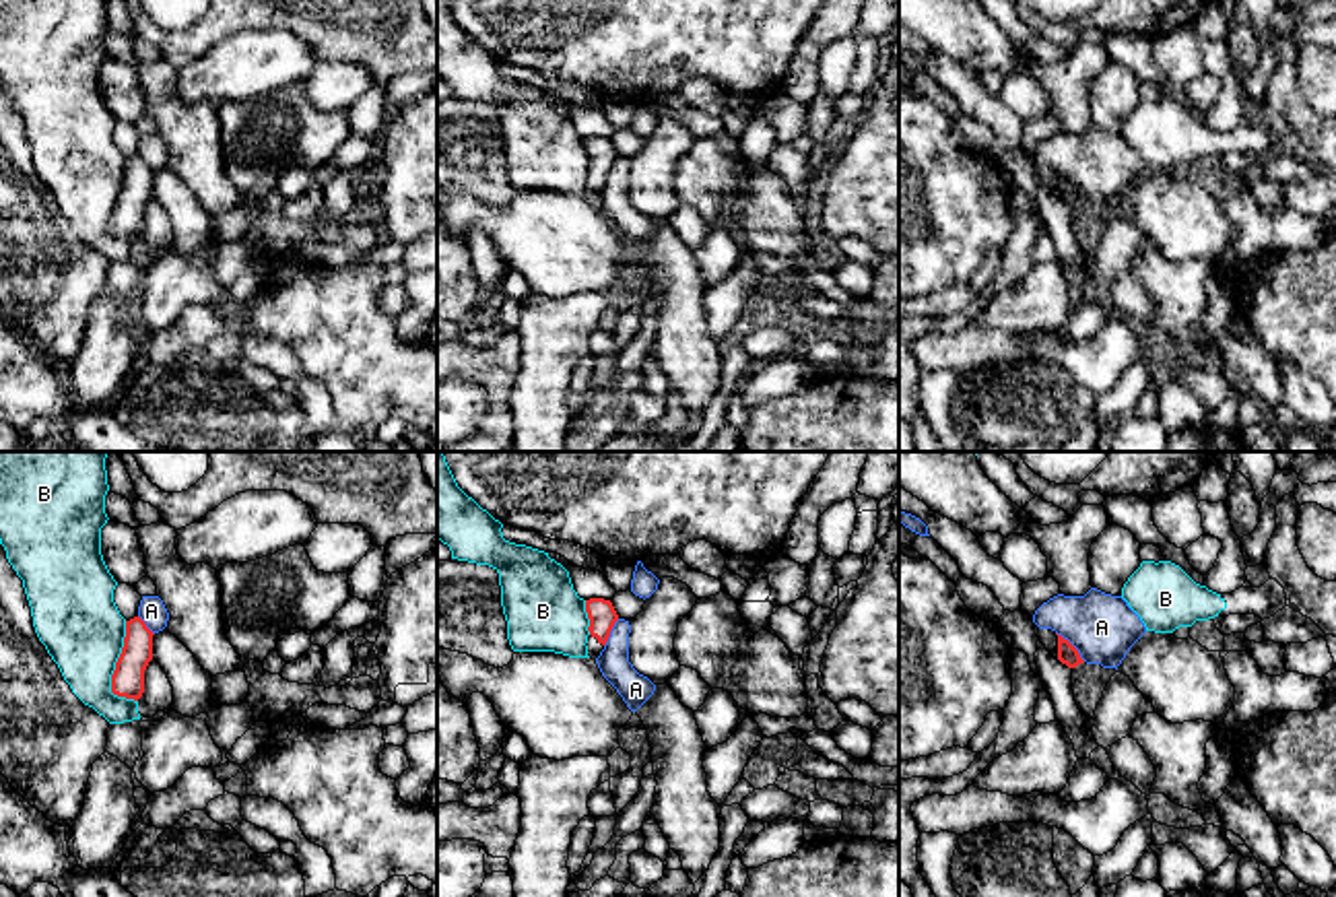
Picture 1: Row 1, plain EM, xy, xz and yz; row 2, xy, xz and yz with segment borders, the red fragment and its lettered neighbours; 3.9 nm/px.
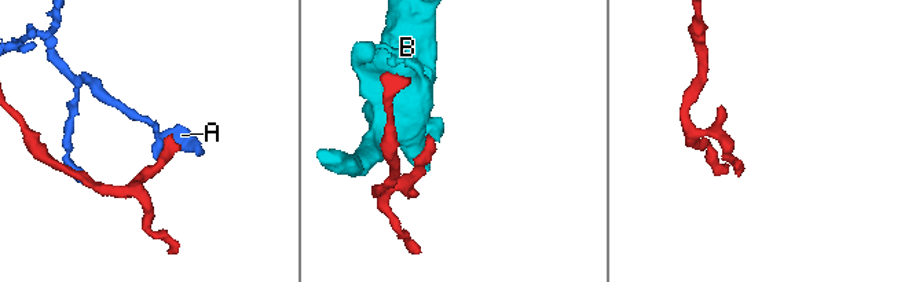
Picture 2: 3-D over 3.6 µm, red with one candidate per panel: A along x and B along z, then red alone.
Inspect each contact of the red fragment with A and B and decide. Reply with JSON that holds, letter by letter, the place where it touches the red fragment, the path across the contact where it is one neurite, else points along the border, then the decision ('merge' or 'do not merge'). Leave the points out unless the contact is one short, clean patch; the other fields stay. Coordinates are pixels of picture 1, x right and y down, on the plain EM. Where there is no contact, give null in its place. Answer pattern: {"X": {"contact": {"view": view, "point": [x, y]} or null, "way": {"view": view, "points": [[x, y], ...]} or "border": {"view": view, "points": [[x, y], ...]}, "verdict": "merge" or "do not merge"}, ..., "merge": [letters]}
{"A": {"contact": {"view": "yz", "point": [1073, 184]}, "border": {"view": "yz", "points": [[1056, 170], [1085, 198]]}, "verdict": "do not merge"}, "B": {"contact": {"view": "xy", "point": [116, 207]}, "verdict": "do not merge"}, "merge": []}

